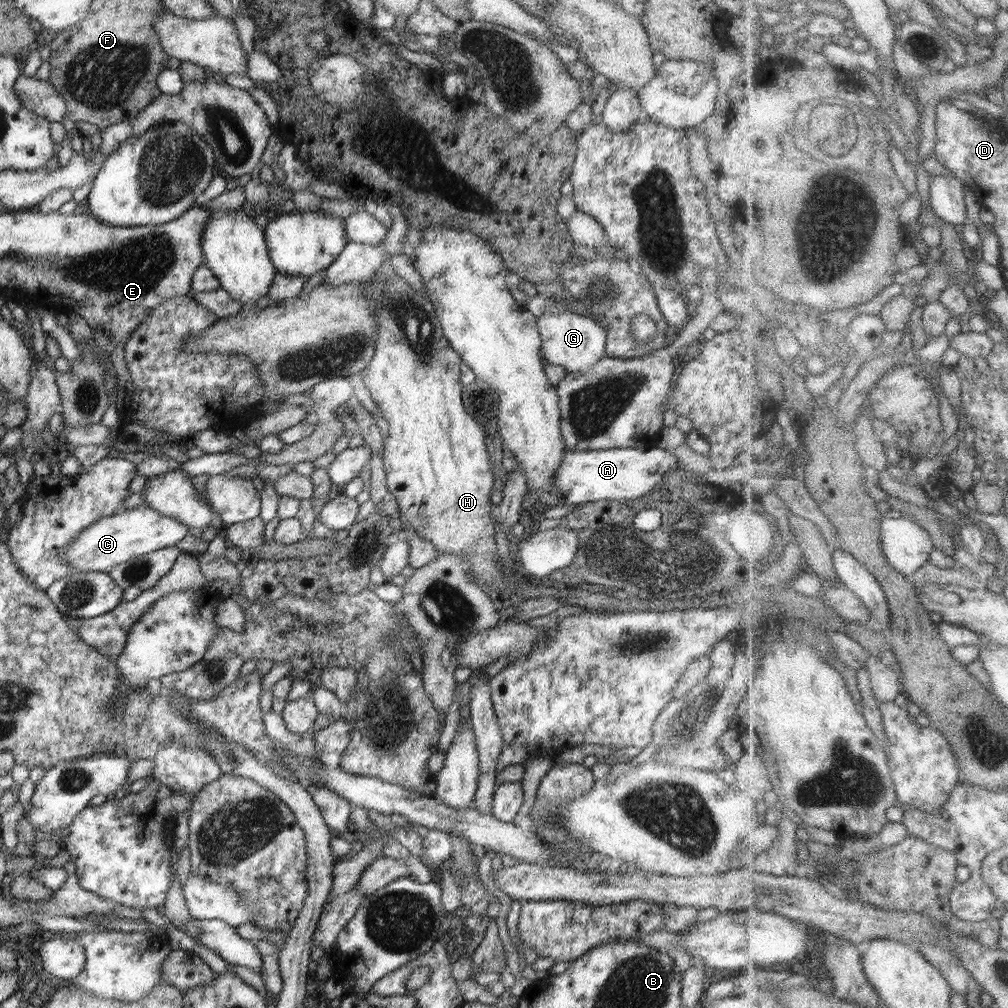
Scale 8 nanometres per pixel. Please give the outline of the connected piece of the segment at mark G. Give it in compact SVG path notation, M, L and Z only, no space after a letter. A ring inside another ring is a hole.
M575 311L544 312L537 318L537 327L542 339L541 357L546 364L563 366L566 372L589 369L605 354L607 332L599 322L580 316Z

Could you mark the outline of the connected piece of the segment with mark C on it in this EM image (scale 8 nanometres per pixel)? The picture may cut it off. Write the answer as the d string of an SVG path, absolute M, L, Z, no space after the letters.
M142 504L133 510L124 510L94 521L82 529L75 539L63 550L61 560L82 572L108 573L123 562L137 556L163 548L174 547L186 534L189 527Z

